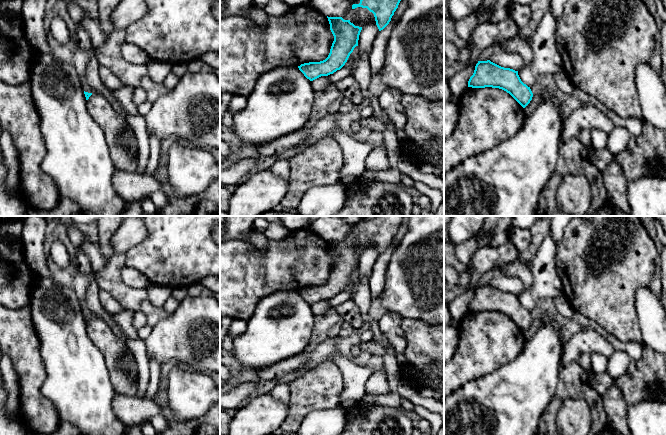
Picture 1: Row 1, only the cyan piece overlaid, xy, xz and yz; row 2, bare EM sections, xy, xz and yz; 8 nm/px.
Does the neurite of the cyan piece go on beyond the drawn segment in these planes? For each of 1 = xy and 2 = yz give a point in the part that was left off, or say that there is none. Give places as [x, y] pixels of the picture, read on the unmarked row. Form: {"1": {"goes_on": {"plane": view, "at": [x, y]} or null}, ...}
{"1": {"goes_on": null}, "2": {"goes_on": null}}

